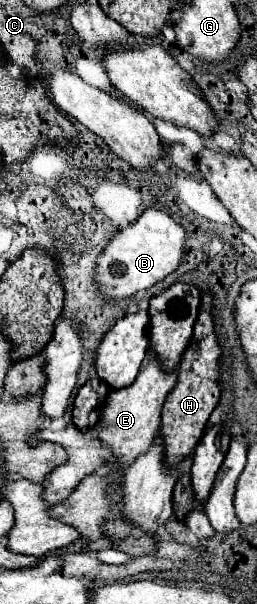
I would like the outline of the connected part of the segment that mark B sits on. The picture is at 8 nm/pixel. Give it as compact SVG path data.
M147 208L137 222L121 230L97 260L95 280L107 298L129 298L175 272L187 254L187 230L163 210Z

